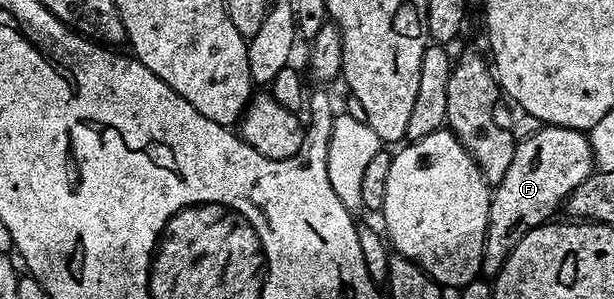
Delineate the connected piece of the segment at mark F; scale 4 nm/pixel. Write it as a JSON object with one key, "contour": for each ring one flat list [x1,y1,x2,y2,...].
{"contour":[[541,126,515,146,513,162,505,170,505,178,494,185,489,206,489,222,483,247,482,275,494,278,505,266,505,258,513,254,513,246,529,234,529,230,548,223,555,211,567,203,569,194,589,178,596,167,588,133,577,128]]}

